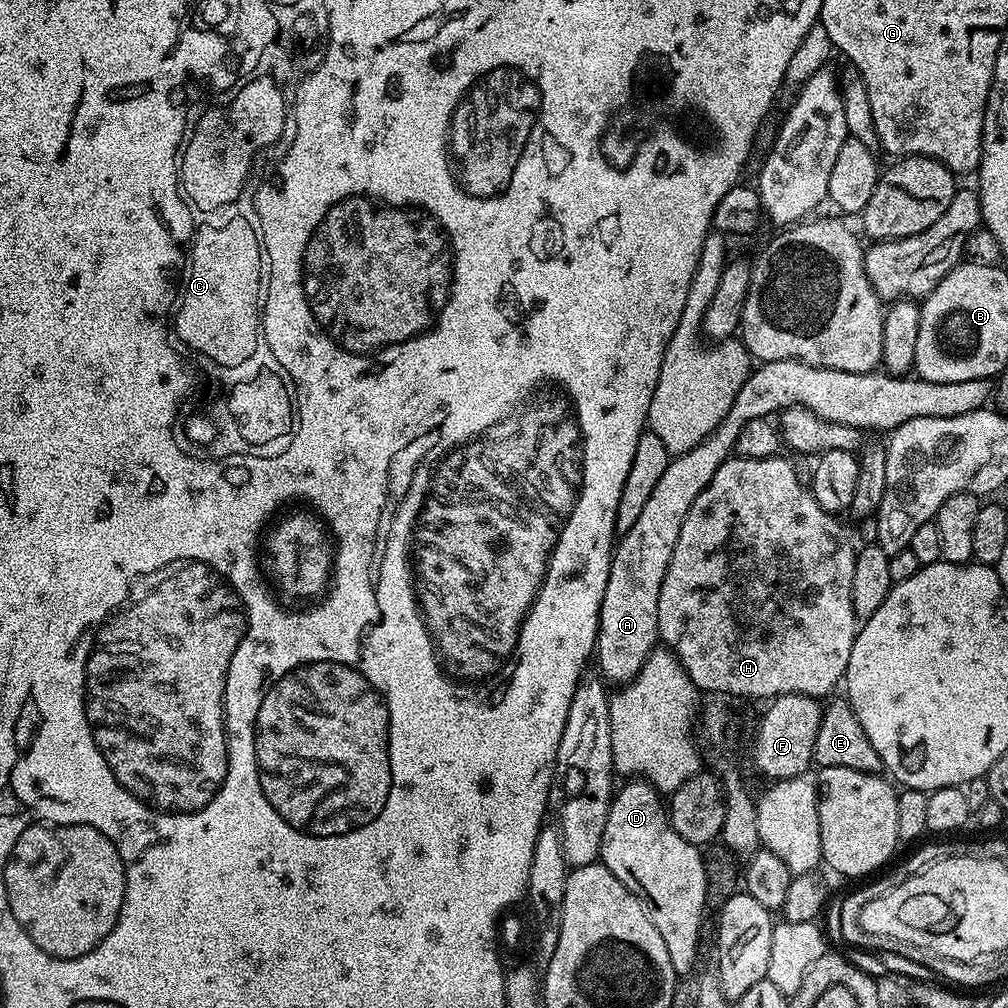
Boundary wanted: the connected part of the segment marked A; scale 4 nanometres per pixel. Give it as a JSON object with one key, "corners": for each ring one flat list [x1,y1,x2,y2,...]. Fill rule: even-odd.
{"corners":[[765,360,753,367,746,382,742,382,742,390,734,394,734,402,726,418,722,418,720,425,698,446,669,459,666,471,662,473,658,486,654,486,642,515,628,532,619,537,600,607,600,632,596,635,594,653,595,663,600,663,599,675,605,681,613,680,616,686,623,686,637,676,646,658,657,647,660,635,658,594,662,590,662,578,666,578,678,534,682,534,682,522,690,506,694,506,694,498,698,498,710,478,714,478,718,466,733,455,740,431,747,424,771,417,771,412,780,414,787,408,800,405,832,424,861,430,873,428,876,432,888,434,902,426,902,422,910,422,910,418,954,418,958,414,970,414,985,407,993,392,993,381,982,378,974,378,970,382,930,382,908,374,889,376,883,370,850,374,844,370,810,366,801,360]]}

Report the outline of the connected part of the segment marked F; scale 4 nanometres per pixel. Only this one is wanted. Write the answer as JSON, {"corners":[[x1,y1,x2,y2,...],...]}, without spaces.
{"corners":[[786,694,775,697,765,708,768,709,756,728,756,741,752,744,752,760,757,770,768,782,805,775,814,764,814,742,824,713,821,701,815,696]]}

